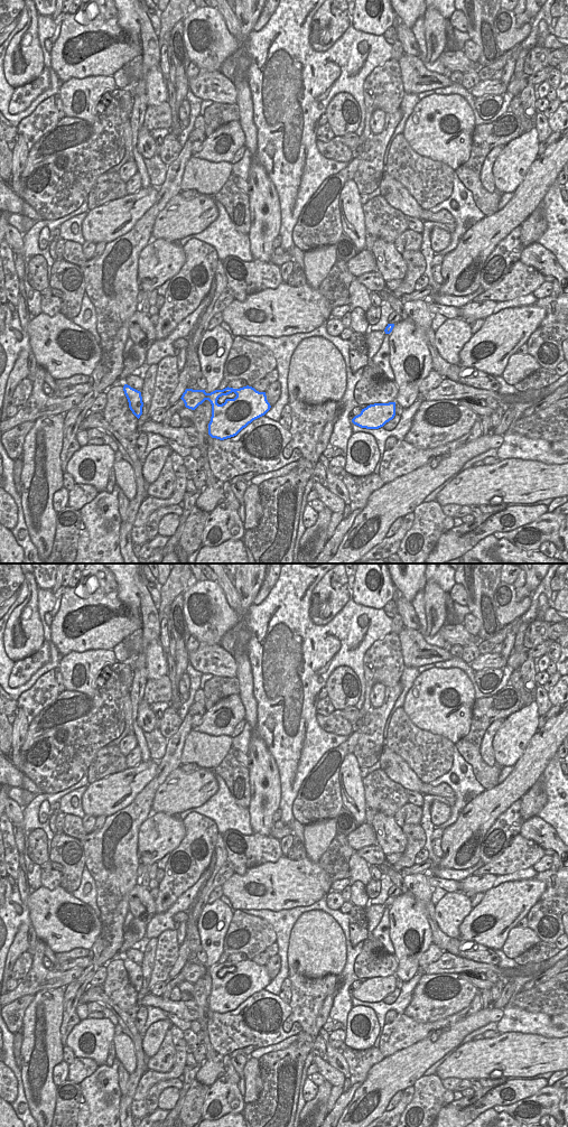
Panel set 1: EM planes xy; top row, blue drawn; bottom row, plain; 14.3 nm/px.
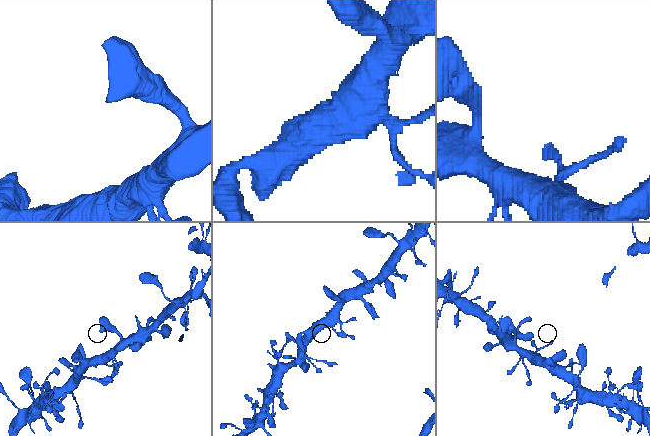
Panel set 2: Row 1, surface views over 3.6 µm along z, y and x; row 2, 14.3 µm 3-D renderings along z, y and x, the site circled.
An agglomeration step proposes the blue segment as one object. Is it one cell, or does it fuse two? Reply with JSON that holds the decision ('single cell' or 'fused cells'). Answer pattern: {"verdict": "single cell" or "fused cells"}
{"verdict": "single cell"}

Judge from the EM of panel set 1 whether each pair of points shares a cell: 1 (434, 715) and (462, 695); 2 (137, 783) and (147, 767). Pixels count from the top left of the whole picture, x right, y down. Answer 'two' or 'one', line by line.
1: one
2: one

